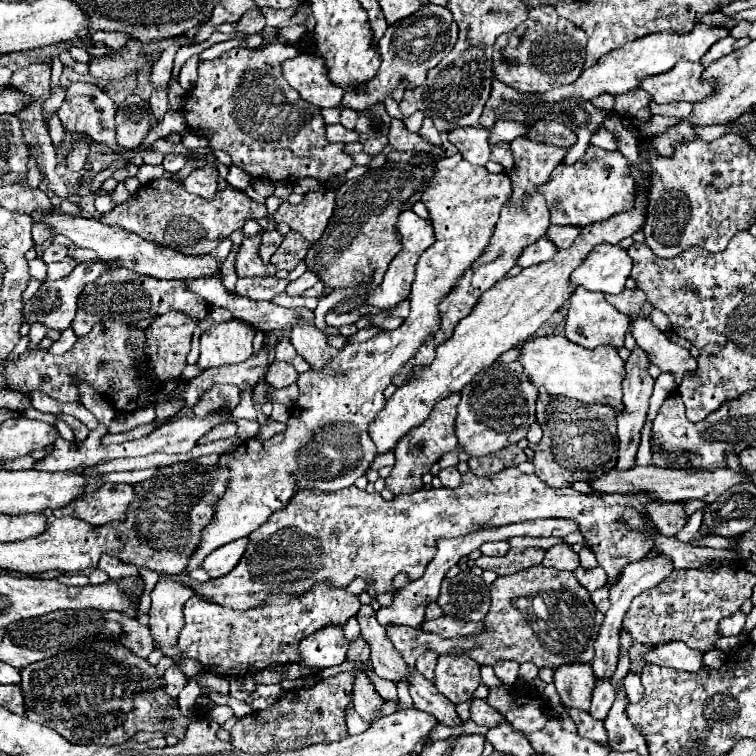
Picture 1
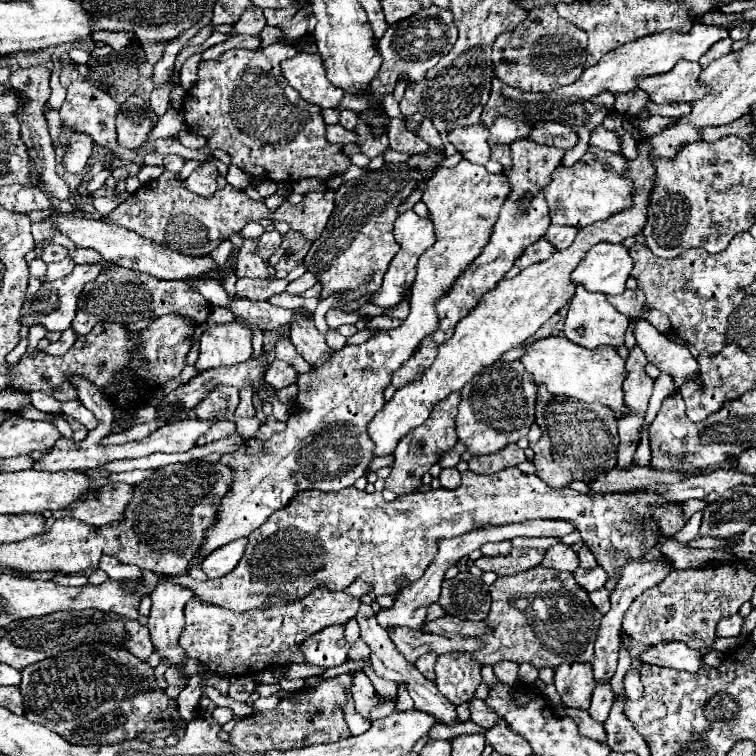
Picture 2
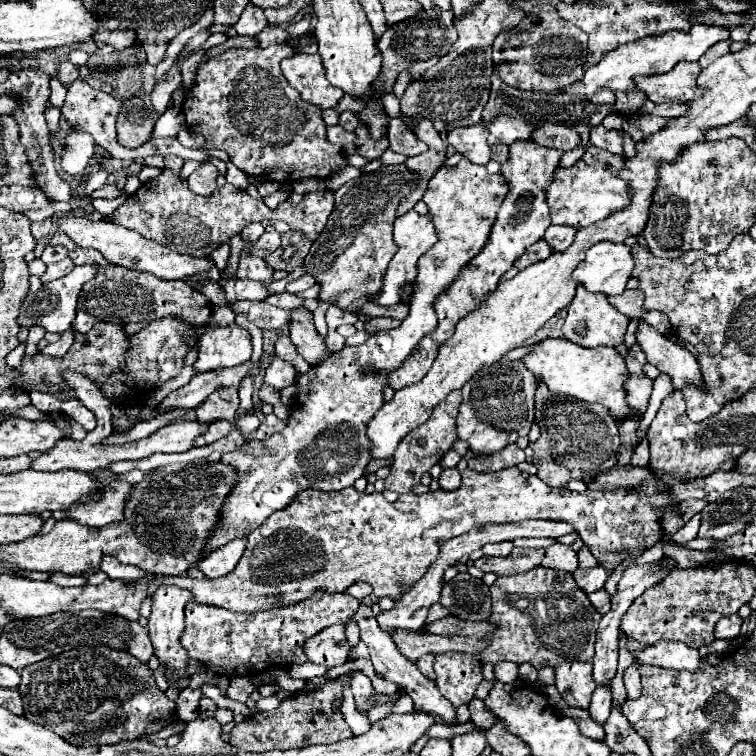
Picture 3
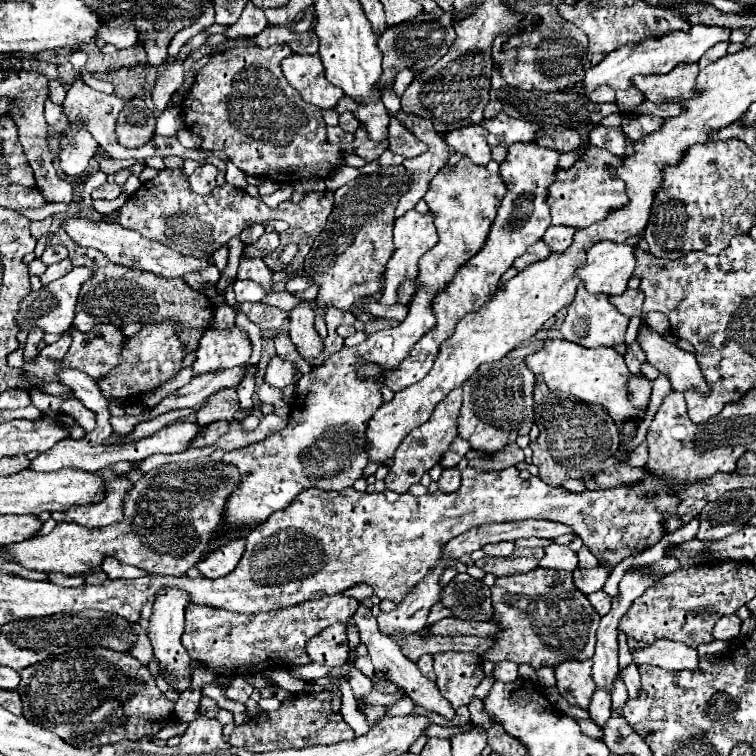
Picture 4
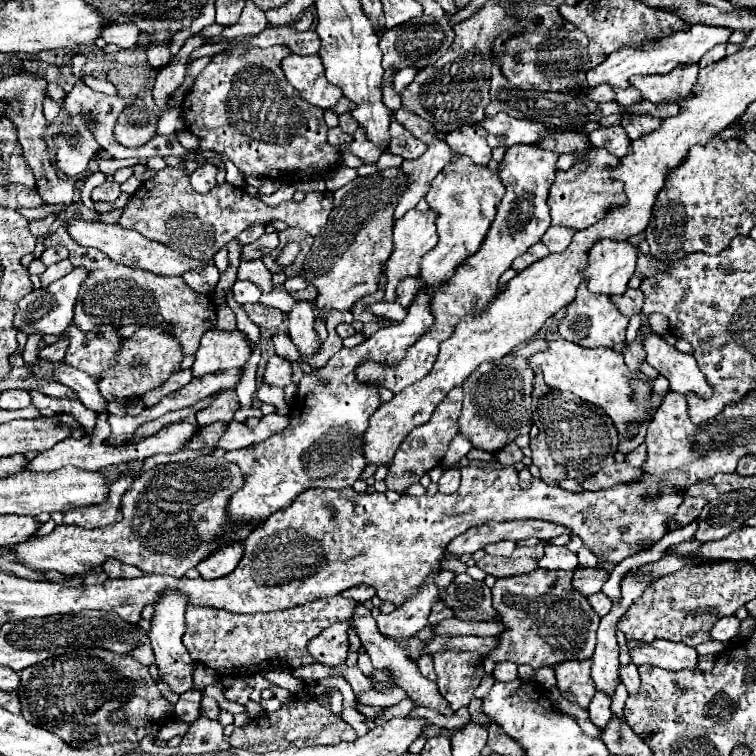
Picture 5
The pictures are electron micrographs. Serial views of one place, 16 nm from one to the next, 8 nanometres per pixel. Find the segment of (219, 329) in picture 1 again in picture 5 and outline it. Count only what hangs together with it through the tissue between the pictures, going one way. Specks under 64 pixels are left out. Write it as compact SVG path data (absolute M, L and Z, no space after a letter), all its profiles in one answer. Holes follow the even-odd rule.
M212 328L200 340L192 372L194 376L204 376L218 370L240 368L248 362L250 354L252 348L244 332L240 332L238 328L234 330Z

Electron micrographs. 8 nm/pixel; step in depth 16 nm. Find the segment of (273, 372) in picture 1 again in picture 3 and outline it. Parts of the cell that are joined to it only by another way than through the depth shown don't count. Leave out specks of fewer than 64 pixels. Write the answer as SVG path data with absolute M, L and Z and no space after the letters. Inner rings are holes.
M274 358L274 360L270 362L270 366L266 368L264 380L266 380L266 384L270 384L272 388L278 388L278 390L280 390L280 388L286 388L286 386L290 386L290 384L296 382L296 372L294 372L292 364Z

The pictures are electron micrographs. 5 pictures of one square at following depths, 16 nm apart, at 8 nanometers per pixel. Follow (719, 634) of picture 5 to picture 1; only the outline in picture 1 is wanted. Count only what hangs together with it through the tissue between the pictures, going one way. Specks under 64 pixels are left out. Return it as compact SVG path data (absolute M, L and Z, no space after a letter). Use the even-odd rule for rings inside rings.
M736 612L728 618L724 618L724 622L720 624L720 634L722 636L732 636L732 634L740 634L742 628L744 628L744 622L746 622L746 614L744 612Z

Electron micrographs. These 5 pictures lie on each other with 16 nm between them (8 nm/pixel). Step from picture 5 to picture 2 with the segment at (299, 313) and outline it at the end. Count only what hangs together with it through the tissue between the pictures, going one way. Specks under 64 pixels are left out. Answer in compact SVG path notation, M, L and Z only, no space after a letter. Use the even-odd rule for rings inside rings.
M296 316L296 322L290 328L290 340L296 346L296 352L312 368L324 366L332 358L332 354L336 354L336 350L326 344L326 336L318 332L314 322L306 320L304 316Z

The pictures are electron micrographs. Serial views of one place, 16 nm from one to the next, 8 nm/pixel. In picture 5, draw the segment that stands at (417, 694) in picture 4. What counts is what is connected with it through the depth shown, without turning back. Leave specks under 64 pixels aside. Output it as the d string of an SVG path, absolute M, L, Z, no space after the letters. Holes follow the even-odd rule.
M358 604L358 606L356 606L356 612L354 612L354 616L352 616L352 624L356 626L358 636L360 636L362 644L366 646L368 656L372 658L372 664L374 664L374 668L376 668L376 670L380 670L380 668L382 668L382 670L388 670L388 672L390 672L392 682L394 682L396 686L404 688L404 690L408 692L408 696L416 702L416 706L432 708L432 710L436 710L438 714L448 716L448 718L452 718L452 716L454 716L454 712L452 712L450 704L440 696L440 692L438 692L436 684L434 684L432 680L428 680L428 678L424 678L424 676L420 674L420 670L416 668L416 662L408 660L408 658L406 658L406 654L402 652L402 648L400 648L396 642L392 642L388 636L380 634L380 630L378 630L378 626L376 626L376 620L374 620L372 612L370 612L364 604Z

